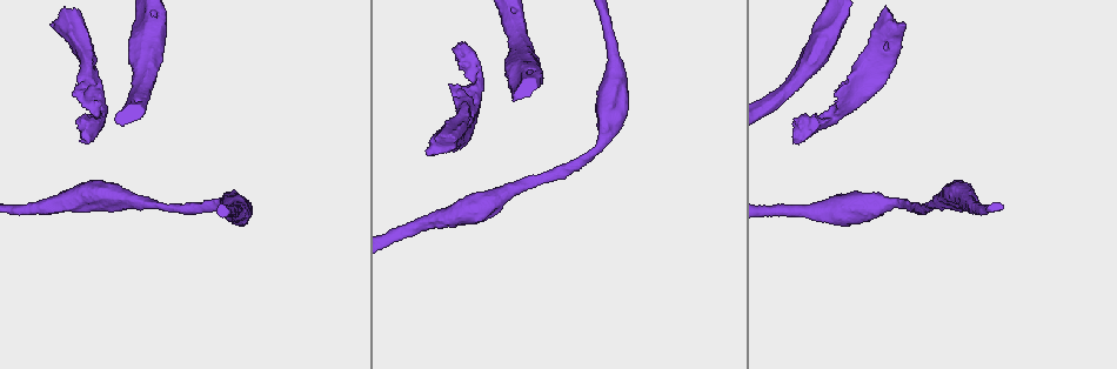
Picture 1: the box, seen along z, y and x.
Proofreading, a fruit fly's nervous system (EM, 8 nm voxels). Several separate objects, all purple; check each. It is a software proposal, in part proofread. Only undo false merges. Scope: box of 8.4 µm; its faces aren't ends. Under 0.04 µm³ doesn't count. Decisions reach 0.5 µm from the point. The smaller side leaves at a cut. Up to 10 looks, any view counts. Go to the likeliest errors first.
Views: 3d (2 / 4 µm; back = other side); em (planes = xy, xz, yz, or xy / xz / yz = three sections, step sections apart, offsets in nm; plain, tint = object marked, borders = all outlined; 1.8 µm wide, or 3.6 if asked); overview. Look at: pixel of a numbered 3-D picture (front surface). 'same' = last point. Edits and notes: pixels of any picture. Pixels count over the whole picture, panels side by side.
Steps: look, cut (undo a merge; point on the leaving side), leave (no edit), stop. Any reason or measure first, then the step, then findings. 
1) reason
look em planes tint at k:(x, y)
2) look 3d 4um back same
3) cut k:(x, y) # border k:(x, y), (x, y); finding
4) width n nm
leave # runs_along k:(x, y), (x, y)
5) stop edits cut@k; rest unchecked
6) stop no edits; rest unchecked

look 3d 4um at 1:(878, 45)

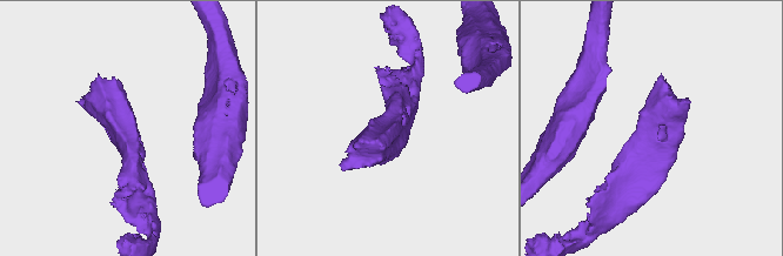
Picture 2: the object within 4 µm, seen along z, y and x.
need the tissue
look em xz step 8 tint at 2:(651, 131)

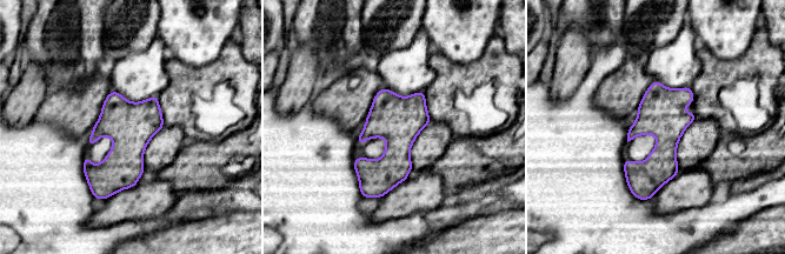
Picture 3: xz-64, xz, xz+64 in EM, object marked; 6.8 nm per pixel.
another direction
look em planes tint same

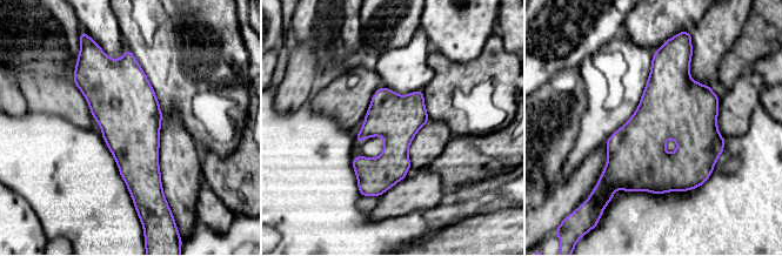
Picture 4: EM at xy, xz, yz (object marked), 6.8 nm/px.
leave # continuous, no second cell

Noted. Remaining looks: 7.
sudden change in width
look 3d 4um at 1:(975, 205)

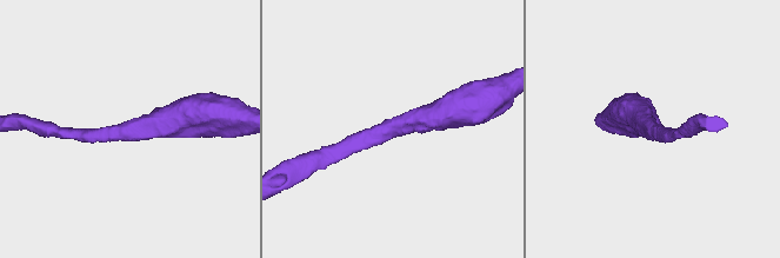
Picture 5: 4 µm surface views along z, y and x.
need the tissue
look em 3.6um xy step 4 tint at 5:(657, 133)

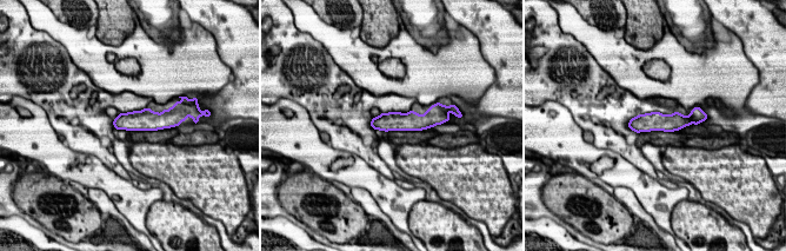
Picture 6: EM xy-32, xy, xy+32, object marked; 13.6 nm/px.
leave # runs_along 6:(688, 118), (632, 125); continuous, no second cell

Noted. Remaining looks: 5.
sudden change in width
look 3d 4um at 1:(606, 136)

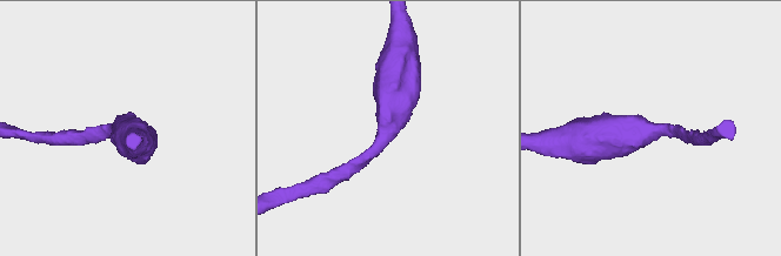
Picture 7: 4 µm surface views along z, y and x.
arm_widths 170, 550 nm; now the EM
look em 3.6um planes tint at 7:(651, 129)

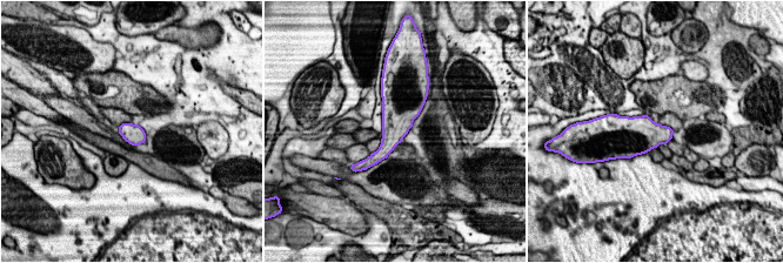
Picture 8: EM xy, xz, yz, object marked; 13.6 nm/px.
width 280 nm
leave # all the same cell

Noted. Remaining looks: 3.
calibre changes
look 3d 4um at 1:(502, 194)

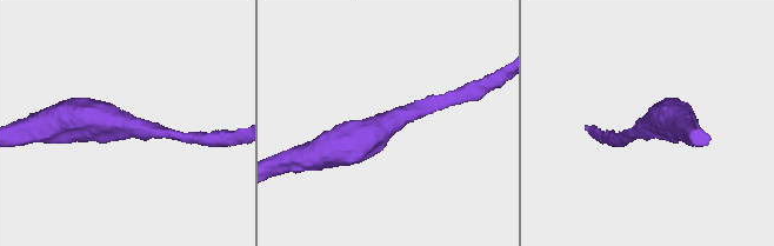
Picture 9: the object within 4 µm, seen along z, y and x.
arm_widths 190, 500 nm; shape alone is not enough
look em xz step 4 tint at 9:(648, 124)

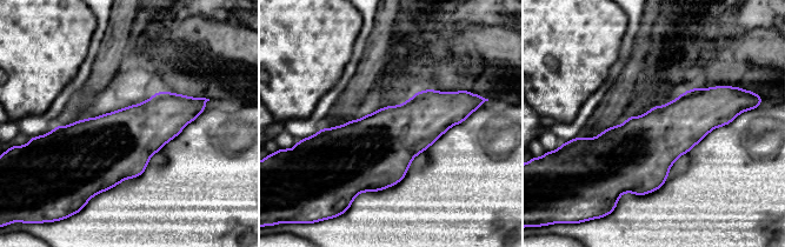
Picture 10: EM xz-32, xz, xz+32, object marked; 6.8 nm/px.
leave # one cell here

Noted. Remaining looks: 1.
stop no edits; rest unchecked

